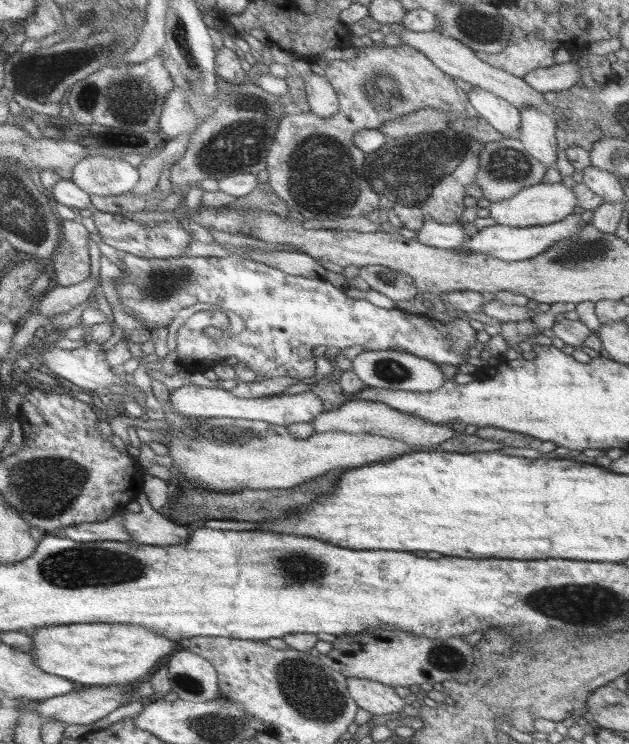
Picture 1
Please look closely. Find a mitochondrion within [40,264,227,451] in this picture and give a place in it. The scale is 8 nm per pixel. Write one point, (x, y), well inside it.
(163, 286)

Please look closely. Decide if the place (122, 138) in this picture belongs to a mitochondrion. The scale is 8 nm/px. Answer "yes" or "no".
yes

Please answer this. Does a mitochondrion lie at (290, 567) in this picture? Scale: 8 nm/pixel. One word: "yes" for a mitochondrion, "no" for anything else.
yes

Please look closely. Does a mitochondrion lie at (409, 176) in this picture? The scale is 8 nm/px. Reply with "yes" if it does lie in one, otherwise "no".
yes

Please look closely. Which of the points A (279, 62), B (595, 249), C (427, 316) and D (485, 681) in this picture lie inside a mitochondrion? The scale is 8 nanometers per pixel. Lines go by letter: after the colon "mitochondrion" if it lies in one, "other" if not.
A: other
B: mitochondrion
C: other
D: other

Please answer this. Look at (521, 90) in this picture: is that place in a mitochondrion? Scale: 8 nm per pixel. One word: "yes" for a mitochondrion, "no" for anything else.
no

